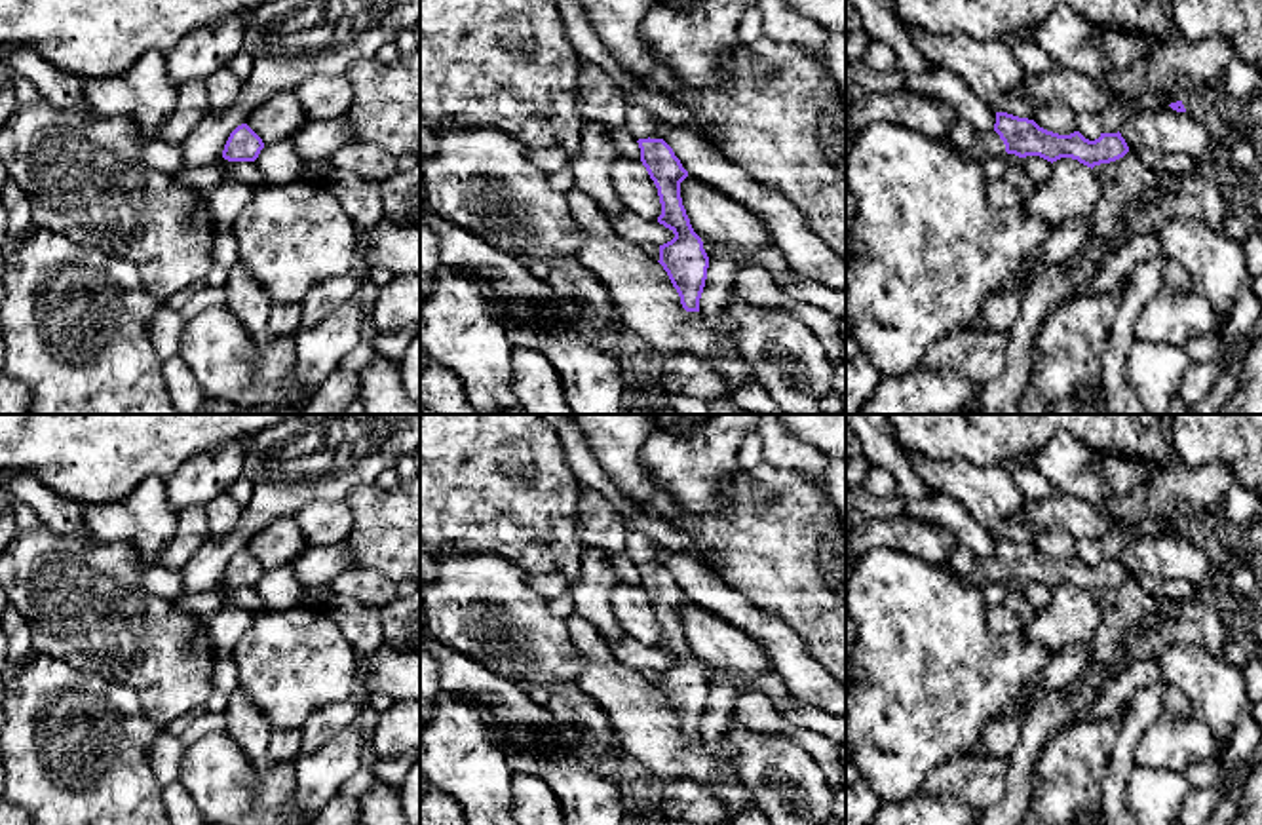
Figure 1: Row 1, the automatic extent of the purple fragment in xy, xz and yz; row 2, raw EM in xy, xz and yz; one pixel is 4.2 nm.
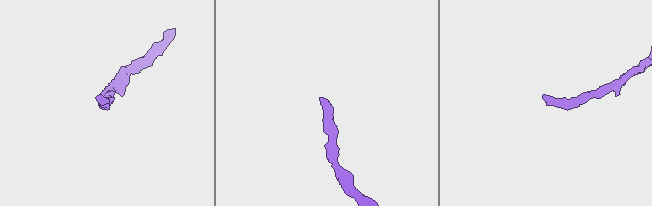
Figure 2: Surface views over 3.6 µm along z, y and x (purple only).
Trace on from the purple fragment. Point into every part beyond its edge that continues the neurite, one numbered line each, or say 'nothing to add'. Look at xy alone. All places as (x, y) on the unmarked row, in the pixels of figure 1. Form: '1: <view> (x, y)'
nothing to add

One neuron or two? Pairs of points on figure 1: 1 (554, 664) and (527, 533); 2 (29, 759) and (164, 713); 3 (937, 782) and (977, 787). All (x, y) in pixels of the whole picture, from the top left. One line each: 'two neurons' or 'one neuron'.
1: two neurons
2: two neurons
3: one neuron

